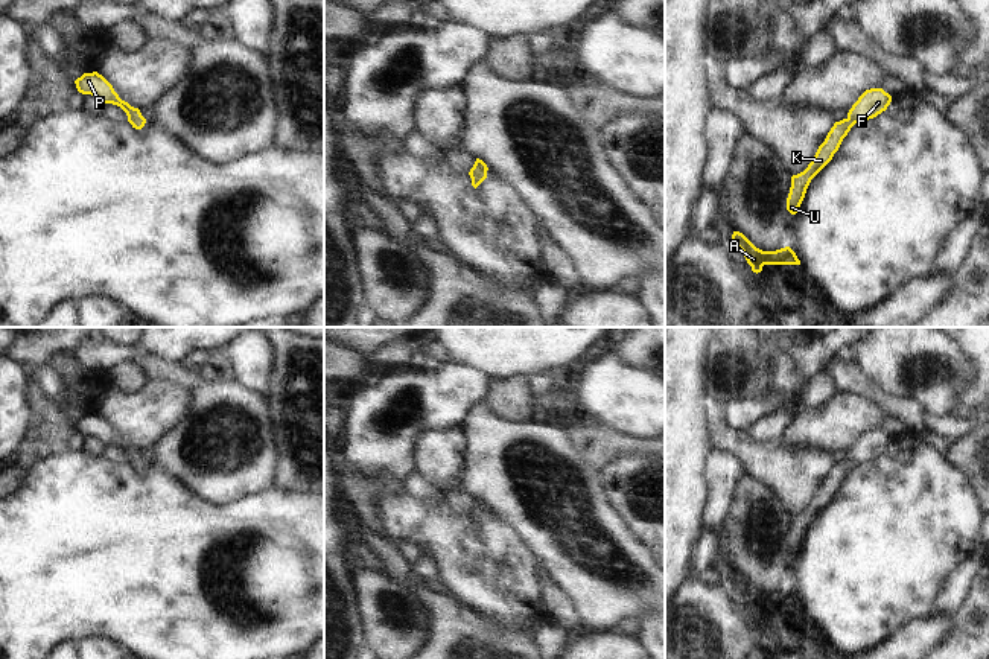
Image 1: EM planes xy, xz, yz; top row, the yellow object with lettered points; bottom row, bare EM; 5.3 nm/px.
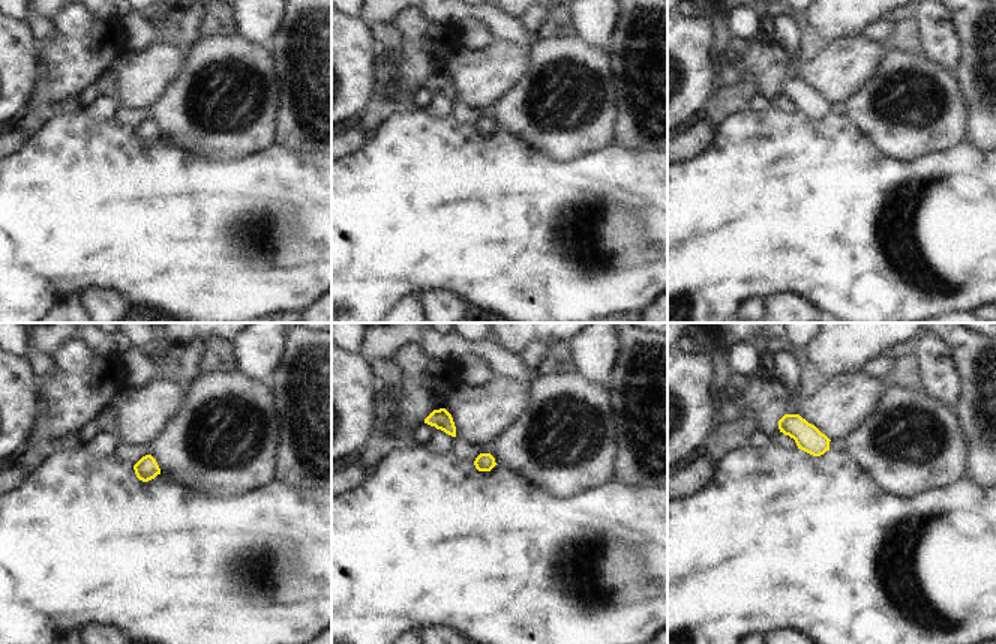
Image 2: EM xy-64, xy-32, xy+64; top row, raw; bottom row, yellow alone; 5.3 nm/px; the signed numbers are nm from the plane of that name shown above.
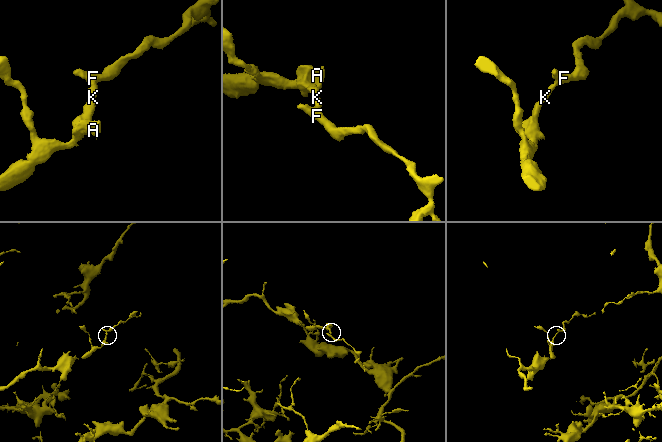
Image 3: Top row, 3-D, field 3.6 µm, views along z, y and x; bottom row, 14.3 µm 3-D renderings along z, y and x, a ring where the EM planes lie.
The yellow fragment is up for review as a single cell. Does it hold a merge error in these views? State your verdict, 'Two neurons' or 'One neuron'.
One neuron.

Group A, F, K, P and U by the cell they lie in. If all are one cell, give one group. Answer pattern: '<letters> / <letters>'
A F K P U

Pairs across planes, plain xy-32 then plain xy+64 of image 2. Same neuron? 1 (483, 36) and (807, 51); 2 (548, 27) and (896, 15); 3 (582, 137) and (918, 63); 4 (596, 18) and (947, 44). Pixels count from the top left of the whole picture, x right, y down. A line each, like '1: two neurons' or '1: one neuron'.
1: one neuron
2: two neurons
3: one neuron
4: one neuron

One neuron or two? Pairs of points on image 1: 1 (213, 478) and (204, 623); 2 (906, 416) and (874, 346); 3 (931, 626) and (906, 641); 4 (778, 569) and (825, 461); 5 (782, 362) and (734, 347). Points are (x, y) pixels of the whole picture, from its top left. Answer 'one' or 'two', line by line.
1: two
2: two
3: one
4: two
5: two

